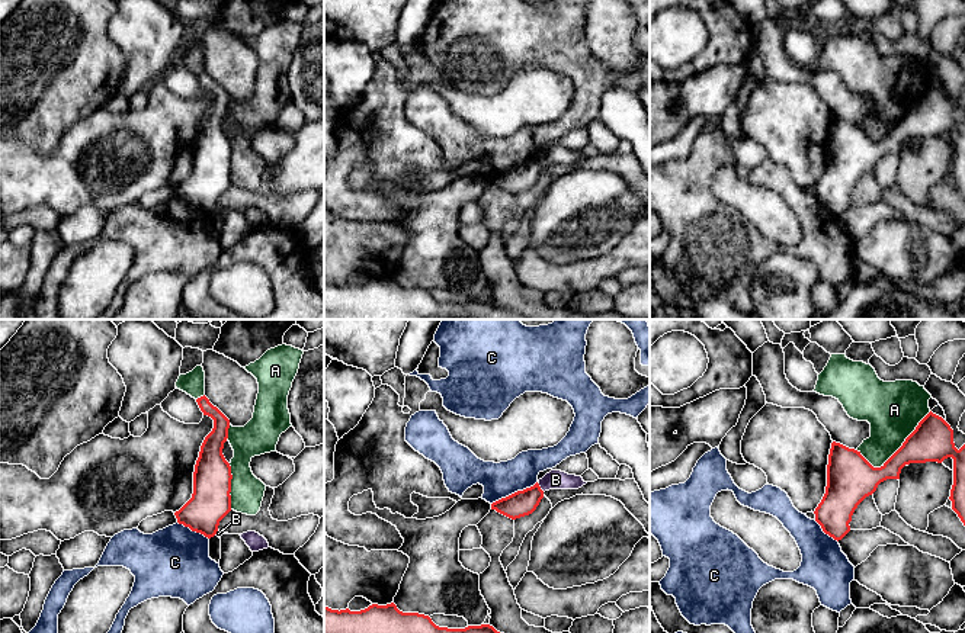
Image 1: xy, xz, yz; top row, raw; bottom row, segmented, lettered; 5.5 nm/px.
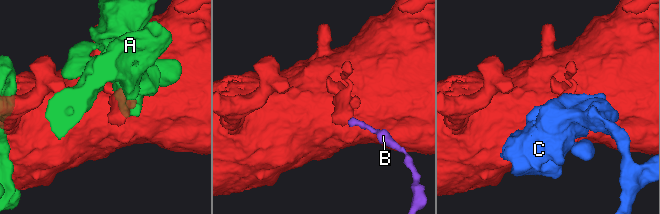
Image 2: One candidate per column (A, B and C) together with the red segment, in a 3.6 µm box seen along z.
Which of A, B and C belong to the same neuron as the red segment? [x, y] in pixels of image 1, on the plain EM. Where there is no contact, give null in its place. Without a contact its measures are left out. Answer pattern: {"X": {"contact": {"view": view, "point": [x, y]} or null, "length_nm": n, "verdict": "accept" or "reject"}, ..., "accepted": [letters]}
{"A": {"contact": {"view": "yz", "point": [897, 125]}, "length_nm": 460, "verdict": "reject"}, "B": {"contact": {"view": "xz", "point": [539, 161]}, "length_nm": 70, "verdict": "reject"}, "C": {"contact": {"view": "xz", "point": [515, 167]}, "length_nm": 280, "verdict": "reject"}, "accepted": []}

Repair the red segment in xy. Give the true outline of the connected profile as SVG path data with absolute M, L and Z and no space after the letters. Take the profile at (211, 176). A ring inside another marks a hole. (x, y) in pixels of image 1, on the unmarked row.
M203 70L196 74L203 90L214 94L212 106L205 112L193 147L192 173L174 187L177 197L211 213L217 209L219 196L231 186L231 141L222 129L228 113L230 94Z

